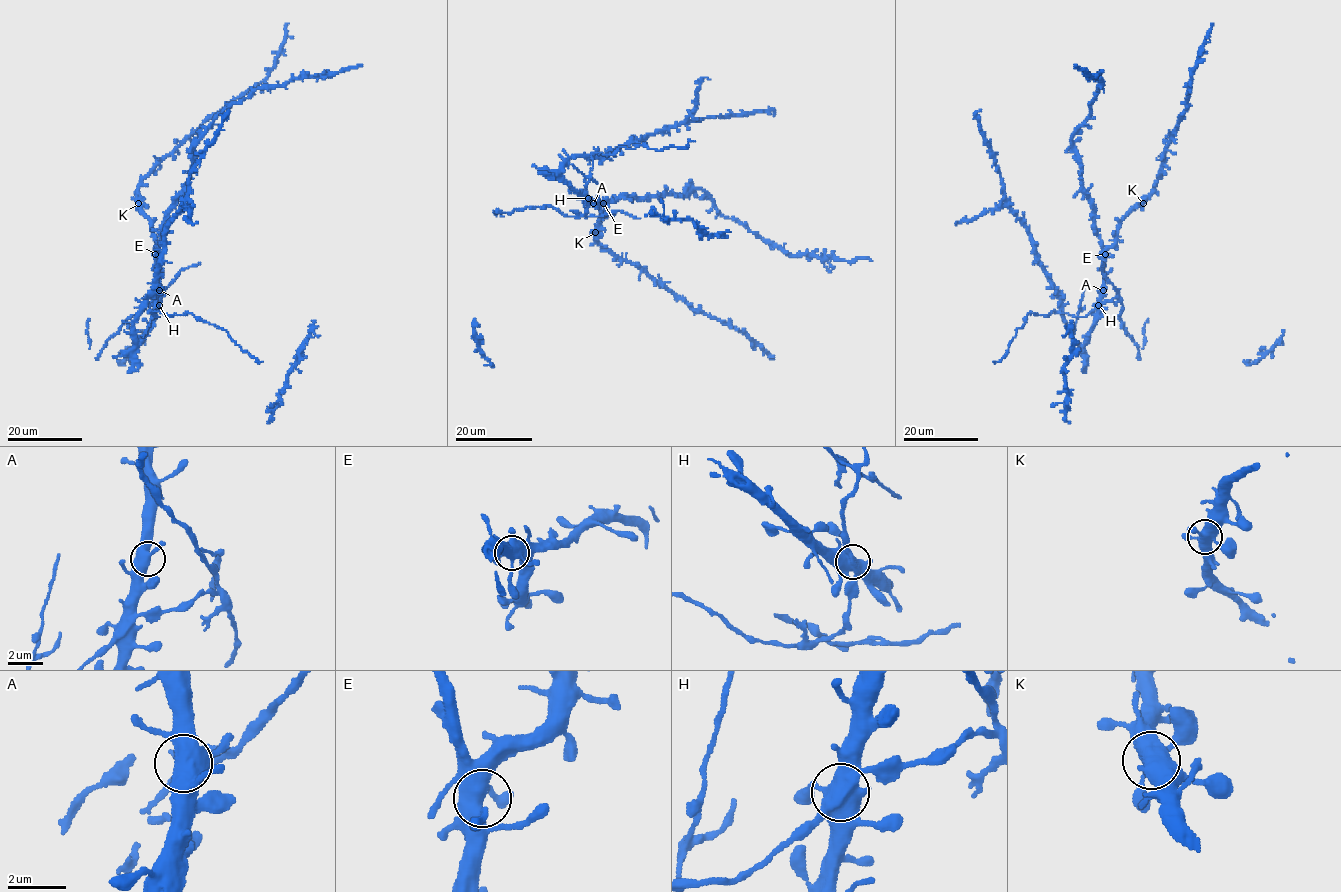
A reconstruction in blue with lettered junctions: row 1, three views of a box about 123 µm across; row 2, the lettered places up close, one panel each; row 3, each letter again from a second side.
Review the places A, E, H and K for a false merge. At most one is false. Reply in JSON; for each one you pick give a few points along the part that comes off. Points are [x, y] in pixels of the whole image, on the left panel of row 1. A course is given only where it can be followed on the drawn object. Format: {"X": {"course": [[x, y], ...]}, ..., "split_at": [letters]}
{"H": {"course": [[158, 305], [158, 316], [149, 312], [170, 315], [193, 313], [222, 327], [240, 348], [257, 362], [262, 362]]}, "split_at": ["H"]}

